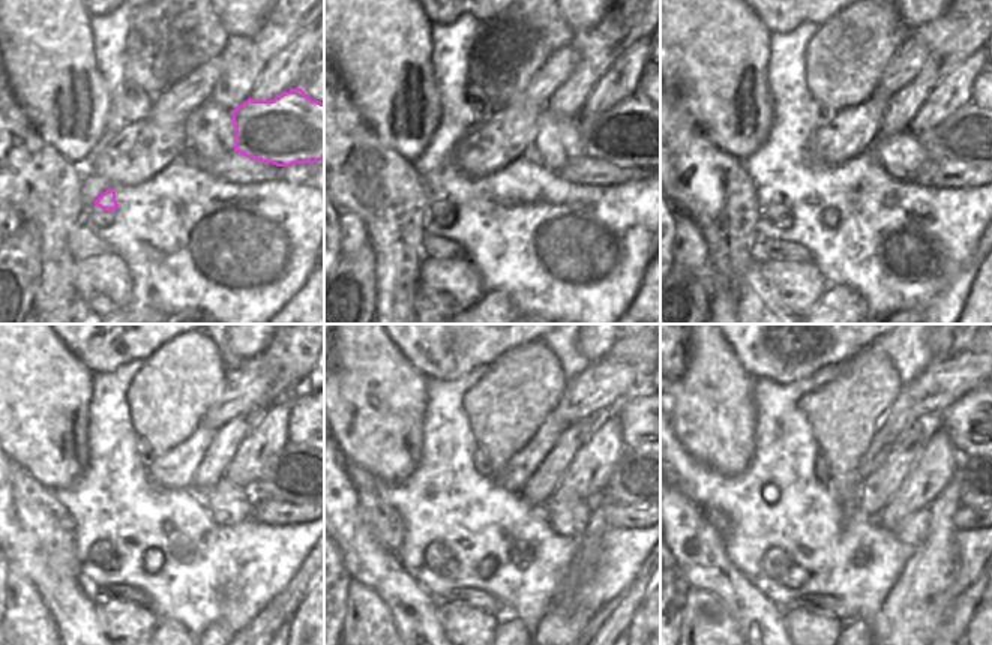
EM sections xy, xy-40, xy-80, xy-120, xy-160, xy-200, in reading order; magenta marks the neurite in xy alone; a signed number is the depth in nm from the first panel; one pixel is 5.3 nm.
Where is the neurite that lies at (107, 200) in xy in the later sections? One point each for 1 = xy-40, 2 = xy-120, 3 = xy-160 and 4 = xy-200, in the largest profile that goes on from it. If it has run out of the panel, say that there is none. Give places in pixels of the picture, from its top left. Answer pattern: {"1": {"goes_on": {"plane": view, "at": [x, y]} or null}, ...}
{"1": {"goes_on": {"plane": "xy-40", "at": [440, 209]}}, "2": {"goes_on": {"plane": "xy-120", "at": [101, 552]}}, "3": {"goes_on": {"plane": "xy-160", "at": [435, 557]}}, "4": {"goes_on": {"plane": "xy-200", "at": [776, 561]}}}

